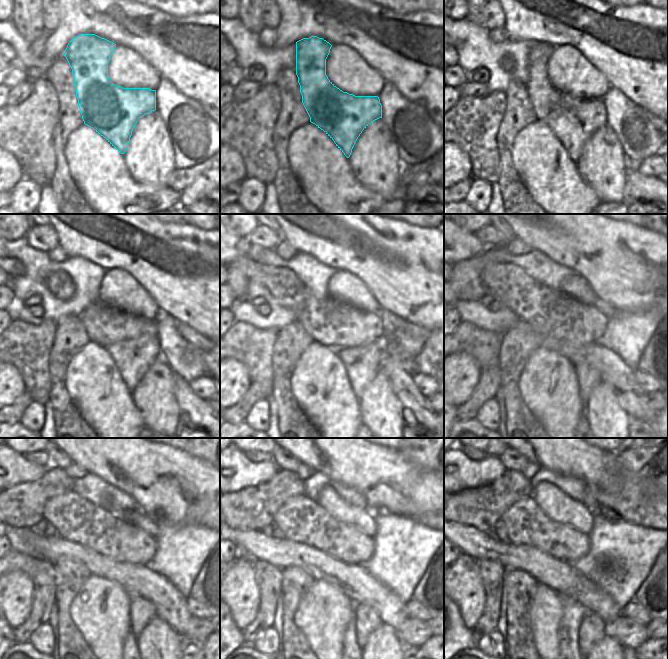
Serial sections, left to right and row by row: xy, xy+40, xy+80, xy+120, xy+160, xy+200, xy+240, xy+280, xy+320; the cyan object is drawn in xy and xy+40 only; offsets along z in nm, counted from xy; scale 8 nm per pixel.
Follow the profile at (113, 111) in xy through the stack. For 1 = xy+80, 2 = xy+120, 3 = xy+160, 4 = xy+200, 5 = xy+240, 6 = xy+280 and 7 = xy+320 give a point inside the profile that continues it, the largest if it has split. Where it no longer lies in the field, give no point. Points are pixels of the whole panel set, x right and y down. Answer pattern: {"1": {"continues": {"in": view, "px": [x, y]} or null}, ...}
{"1": {"continues": {"in": "xy+80", "px": [573, 128]}}, "2": {"continues": {"in": "xy+120", "px": [133, 358]}}, "3": {"continues": {"in": "xy+160", "px": [362, 363]}}, "4": {"continues": {"in": "xy+200", "px": [588, 377]}}, "5": {"continues": {"in": "xy+240", "px": [142, 611]}}, "6": {"continues": {"in": "xy+280", "px": [367, 619]}}, "7": {"continues": {"in": "xy+320", "px": [592, 628]}}}

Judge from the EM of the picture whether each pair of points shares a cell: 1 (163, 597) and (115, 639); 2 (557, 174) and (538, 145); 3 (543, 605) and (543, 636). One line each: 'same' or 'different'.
1: different
2: same
3: same

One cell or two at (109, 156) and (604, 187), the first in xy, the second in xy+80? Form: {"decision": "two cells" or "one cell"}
{"decision": "two cells"}

